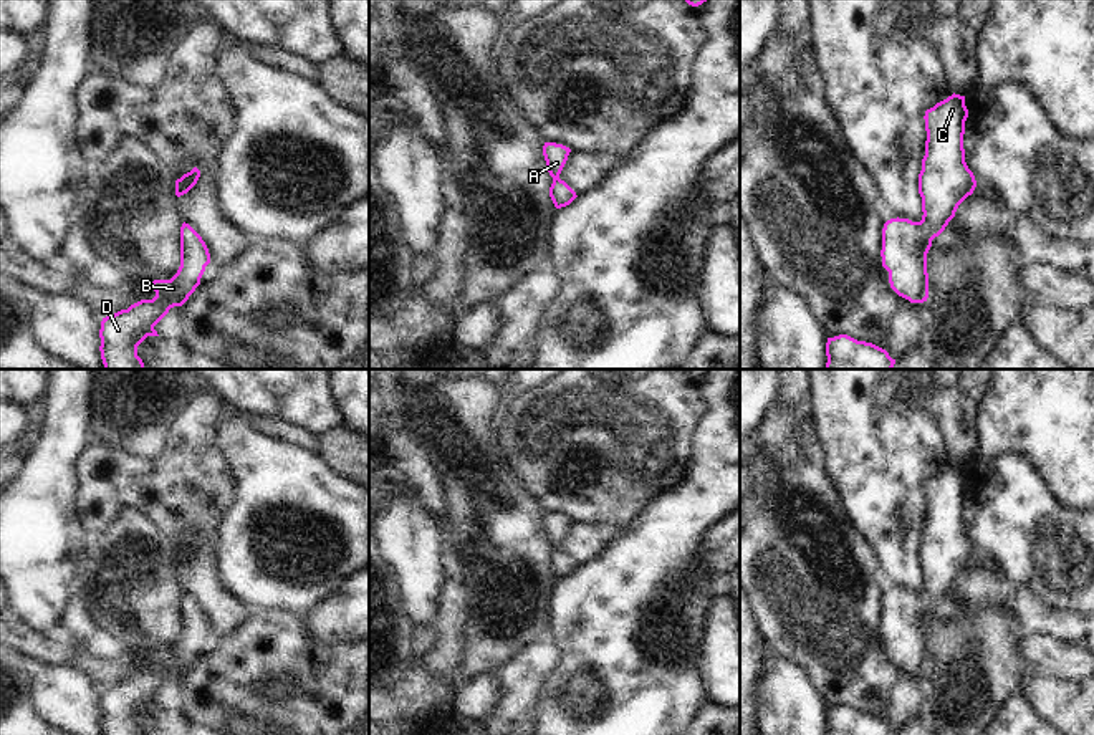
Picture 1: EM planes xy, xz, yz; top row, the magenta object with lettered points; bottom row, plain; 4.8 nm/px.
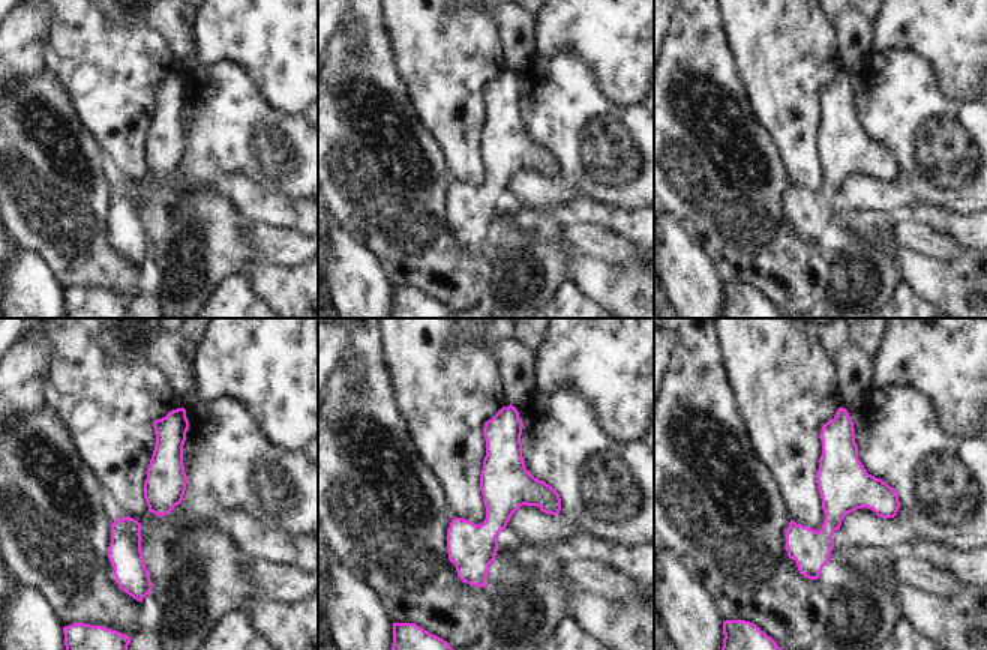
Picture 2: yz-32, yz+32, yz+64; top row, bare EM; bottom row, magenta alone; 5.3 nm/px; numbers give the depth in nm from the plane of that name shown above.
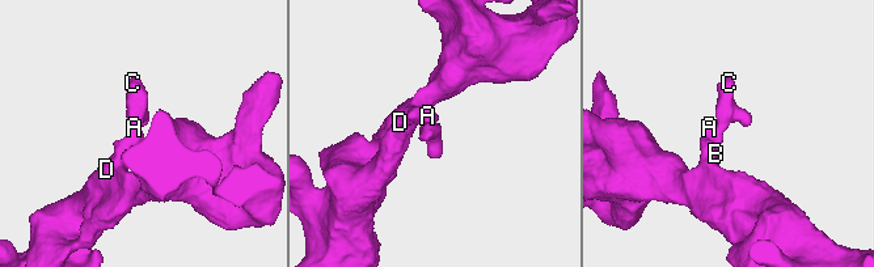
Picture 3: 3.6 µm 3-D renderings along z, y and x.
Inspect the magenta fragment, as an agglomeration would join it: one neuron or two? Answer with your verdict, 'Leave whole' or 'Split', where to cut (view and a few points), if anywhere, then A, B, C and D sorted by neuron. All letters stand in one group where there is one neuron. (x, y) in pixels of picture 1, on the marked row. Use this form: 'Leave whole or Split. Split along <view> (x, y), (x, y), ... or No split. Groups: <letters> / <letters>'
Leave whole. No split. Groups: A B C D

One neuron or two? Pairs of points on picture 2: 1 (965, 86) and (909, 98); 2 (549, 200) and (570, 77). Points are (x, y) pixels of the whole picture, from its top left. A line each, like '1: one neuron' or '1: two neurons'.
1: two neurons
2: one neuron

